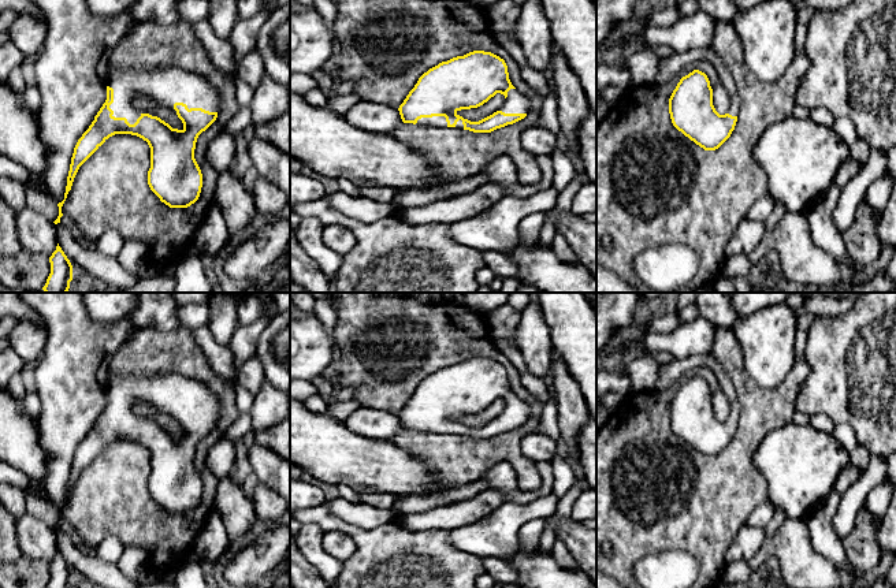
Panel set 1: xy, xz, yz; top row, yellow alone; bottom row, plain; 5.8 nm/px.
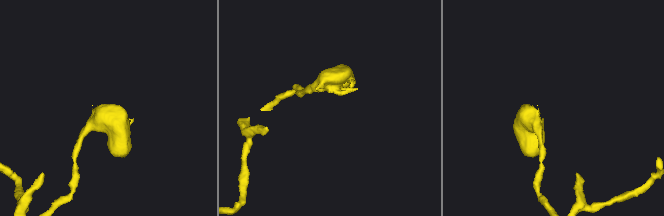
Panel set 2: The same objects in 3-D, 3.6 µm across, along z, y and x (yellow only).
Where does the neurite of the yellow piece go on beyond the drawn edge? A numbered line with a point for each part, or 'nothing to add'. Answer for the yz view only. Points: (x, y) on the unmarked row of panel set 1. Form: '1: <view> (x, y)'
1: yz (668, 373)

